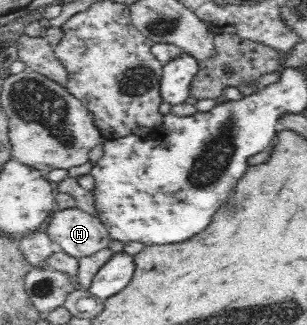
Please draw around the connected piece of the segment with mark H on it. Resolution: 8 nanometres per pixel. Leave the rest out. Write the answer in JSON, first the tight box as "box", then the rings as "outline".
{"box":[45,207,111,259],"outline":[[[77,207],[56,209],[45,232],[58,250],[77,259],[107,249],[111,241],[103,222]]]}

